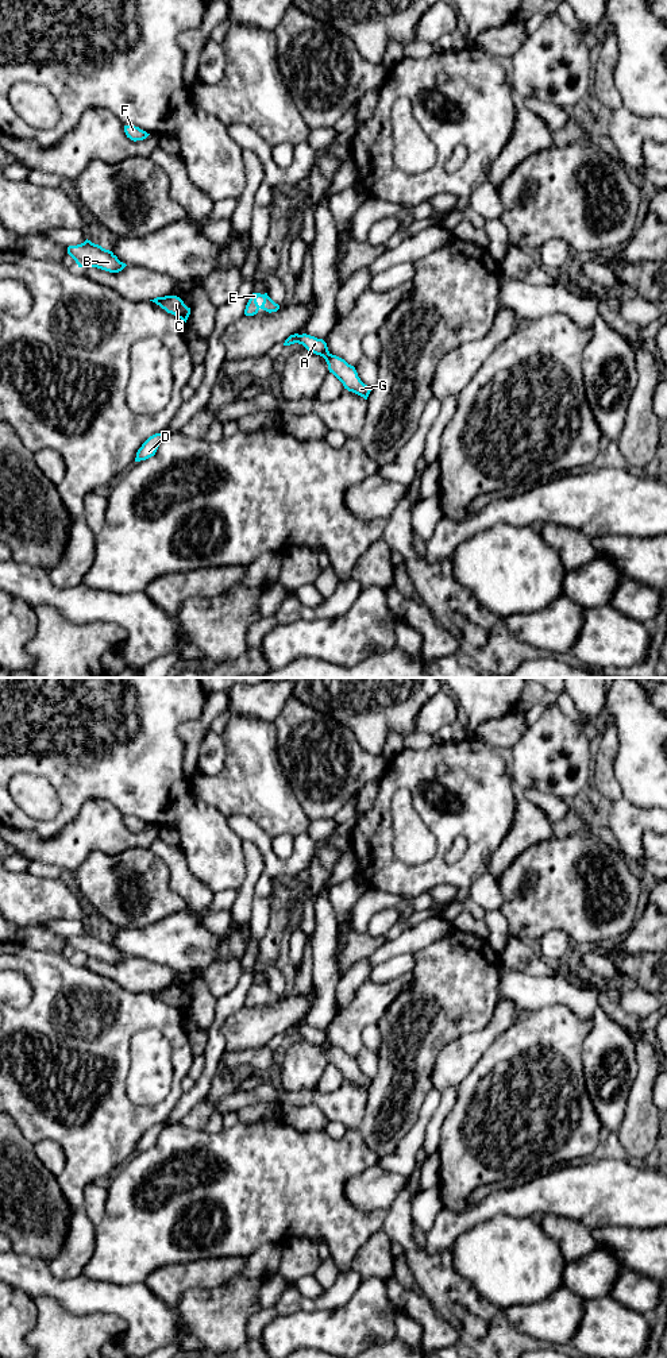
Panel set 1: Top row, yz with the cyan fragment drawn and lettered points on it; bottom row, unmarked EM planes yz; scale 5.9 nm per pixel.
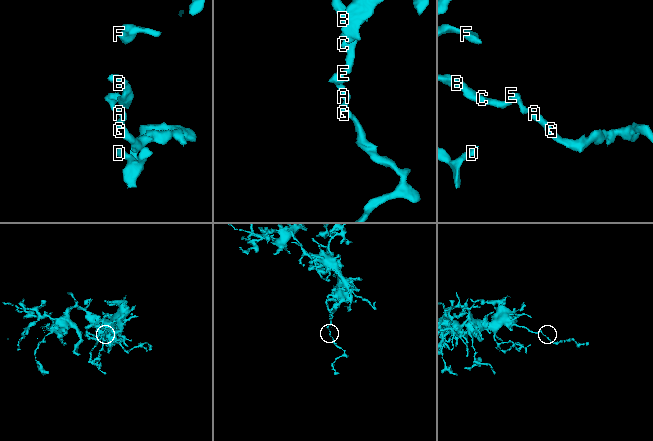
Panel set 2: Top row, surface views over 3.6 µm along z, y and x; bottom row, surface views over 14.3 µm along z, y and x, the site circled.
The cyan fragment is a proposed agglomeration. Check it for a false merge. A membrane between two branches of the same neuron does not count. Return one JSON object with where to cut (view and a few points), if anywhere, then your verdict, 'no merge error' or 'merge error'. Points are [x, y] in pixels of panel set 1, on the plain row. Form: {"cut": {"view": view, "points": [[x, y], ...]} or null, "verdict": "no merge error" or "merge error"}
{"cut": null, "verdict": "no merge error"}

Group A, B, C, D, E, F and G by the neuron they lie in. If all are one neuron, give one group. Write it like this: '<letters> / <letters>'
A B C D E F G

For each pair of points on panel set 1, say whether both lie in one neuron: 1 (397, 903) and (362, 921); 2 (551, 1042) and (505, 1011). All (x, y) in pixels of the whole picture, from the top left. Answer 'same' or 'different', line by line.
1: same
2: different

